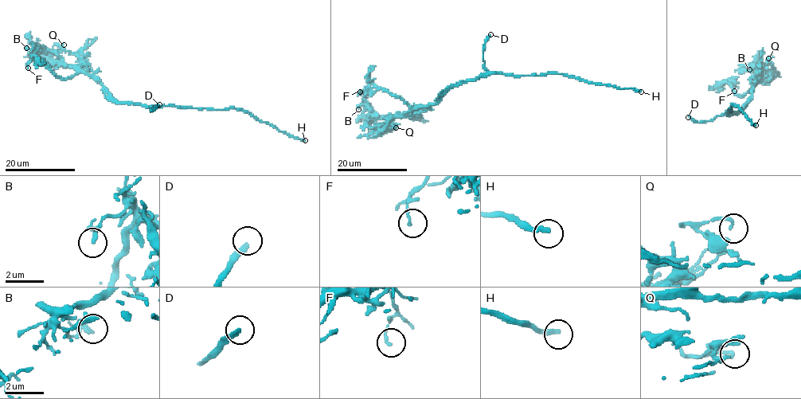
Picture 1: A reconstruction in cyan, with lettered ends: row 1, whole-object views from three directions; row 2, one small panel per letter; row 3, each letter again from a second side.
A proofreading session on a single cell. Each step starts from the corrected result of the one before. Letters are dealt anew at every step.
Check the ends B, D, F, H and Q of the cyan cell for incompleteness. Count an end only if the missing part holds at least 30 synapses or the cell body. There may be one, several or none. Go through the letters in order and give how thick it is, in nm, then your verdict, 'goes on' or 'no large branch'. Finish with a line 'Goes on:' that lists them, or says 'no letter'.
B: 190 nm | no large branch
D: 200 nm | goes on
F: 110 nm | no large branch
H: 240 nm | goes on
Q: 150 nm | no large branch
Goes on: D, H

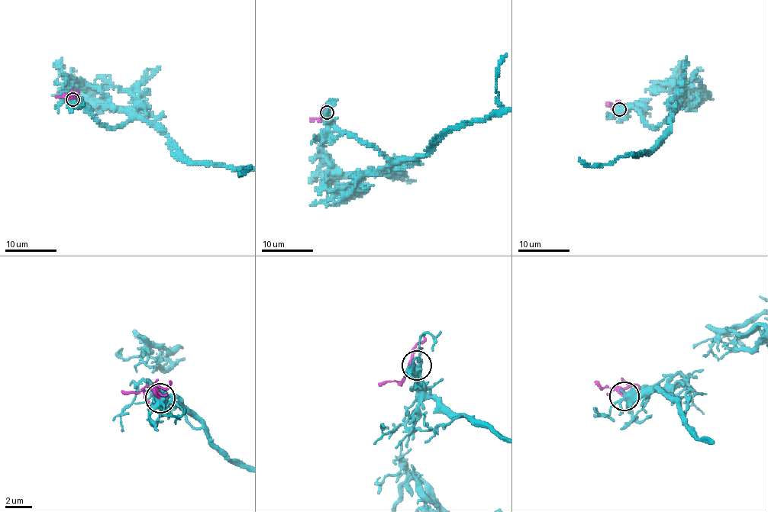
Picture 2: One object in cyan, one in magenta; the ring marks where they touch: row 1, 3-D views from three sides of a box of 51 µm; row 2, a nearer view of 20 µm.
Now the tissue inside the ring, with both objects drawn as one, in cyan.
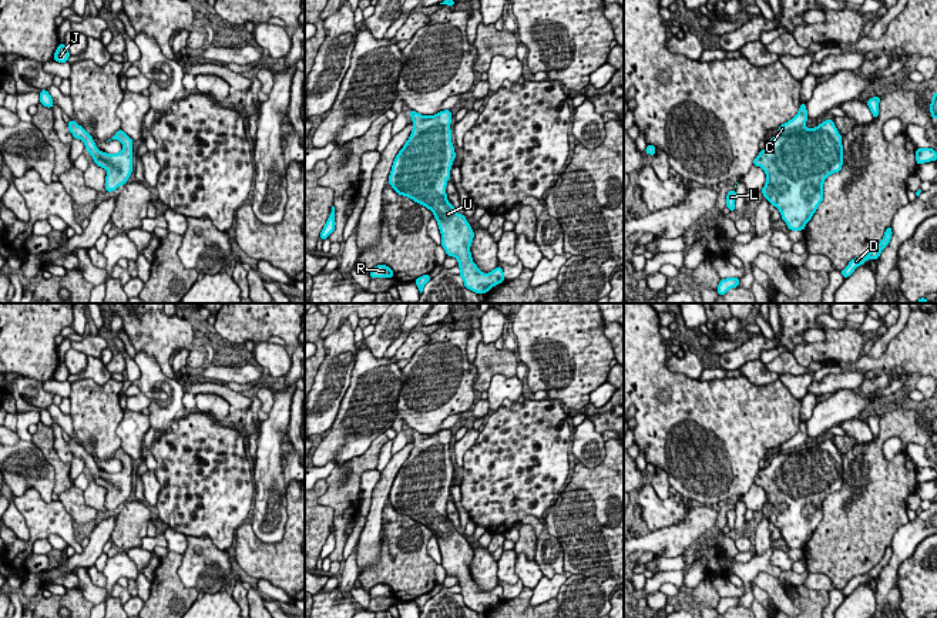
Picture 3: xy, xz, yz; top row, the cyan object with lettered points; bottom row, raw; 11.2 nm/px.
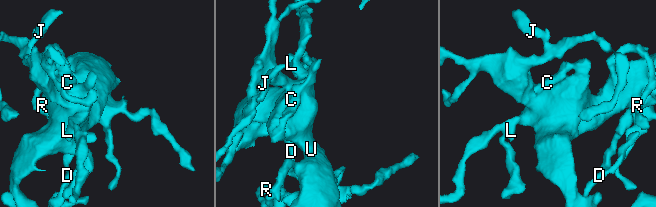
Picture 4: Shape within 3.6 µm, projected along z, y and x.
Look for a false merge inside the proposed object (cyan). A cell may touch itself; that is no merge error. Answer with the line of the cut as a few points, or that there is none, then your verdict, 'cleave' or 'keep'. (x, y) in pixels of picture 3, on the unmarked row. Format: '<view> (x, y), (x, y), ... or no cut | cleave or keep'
no cut | keep

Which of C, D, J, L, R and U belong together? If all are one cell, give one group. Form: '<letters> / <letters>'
C D J L R U

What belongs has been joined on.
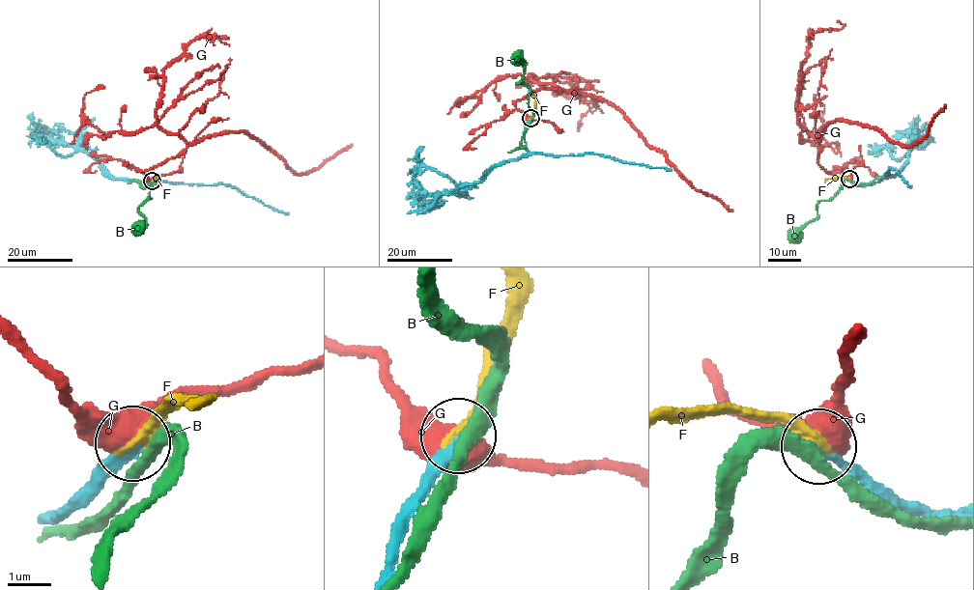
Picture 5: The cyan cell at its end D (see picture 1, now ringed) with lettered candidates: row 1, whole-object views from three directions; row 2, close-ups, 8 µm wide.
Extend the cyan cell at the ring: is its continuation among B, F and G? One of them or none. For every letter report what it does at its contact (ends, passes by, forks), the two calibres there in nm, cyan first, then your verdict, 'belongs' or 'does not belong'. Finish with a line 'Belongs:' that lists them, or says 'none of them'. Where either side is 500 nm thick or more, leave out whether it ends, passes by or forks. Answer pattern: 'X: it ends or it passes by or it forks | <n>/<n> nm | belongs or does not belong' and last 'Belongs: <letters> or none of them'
B: it passes by | 200/300 nm | does not belong
F: it ends | 260/280 nm | belongs
G: 280/550 nm | does not belong
Belongs: F

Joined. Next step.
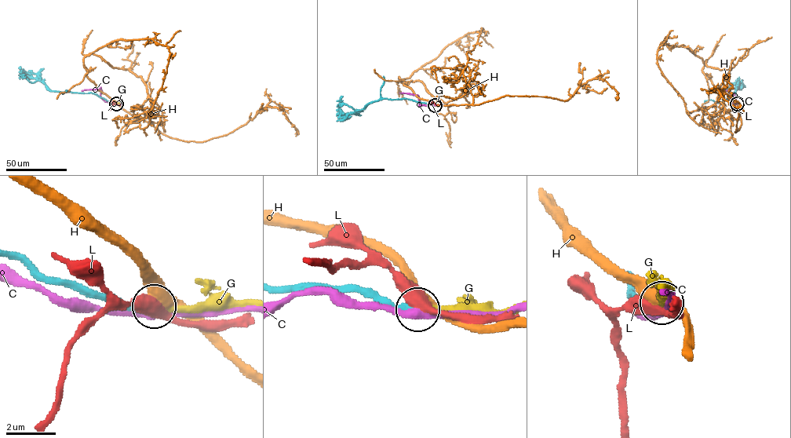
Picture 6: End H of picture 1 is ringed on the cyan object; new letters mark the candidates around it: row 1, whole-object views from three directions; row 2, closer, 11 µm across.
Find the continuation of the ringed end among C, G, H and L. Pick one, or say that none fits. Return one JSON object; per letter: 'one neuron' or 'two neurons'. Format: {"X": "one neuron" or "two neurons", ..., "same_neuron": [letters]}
{"C": "two neurons", "G": "one neuron", "H": "two neurons", "L": "two neurons", "same_neuron": ["G"]}

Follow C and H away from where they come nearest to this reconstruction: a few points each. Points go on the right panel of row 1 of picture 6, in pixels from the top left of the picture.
C: (737, 104), (735, 96), (727, 91), (722, 96)
H: (736, 104), (687, 47), (659, 46), (657, 66), (687, 112), (705, 127), (717, 125), (715, 135)

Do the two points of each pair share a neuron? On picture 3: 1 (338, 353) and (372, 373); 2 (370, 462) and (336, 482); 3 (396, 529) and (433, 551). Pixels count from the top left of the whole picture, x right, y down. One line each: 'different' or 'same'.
1: different
2: same
3: different

